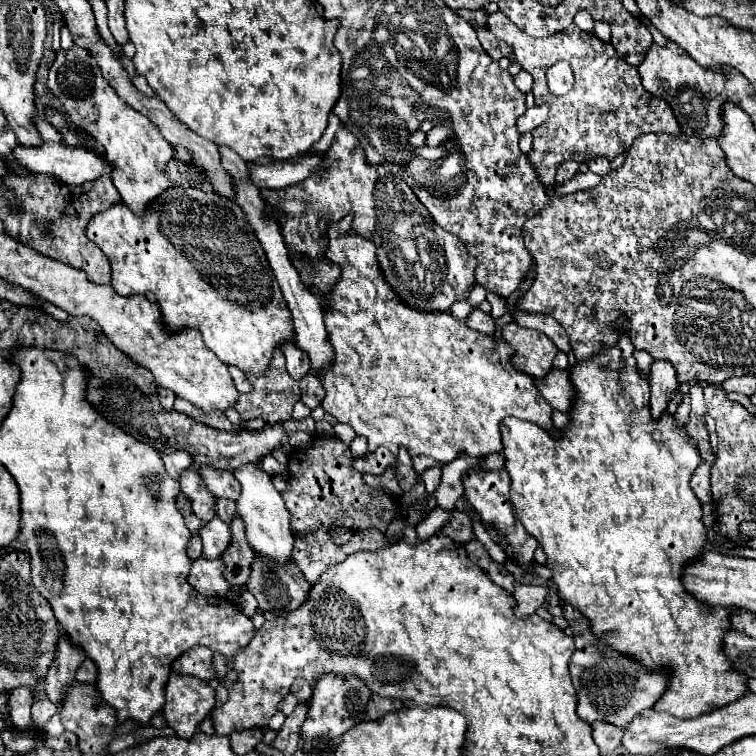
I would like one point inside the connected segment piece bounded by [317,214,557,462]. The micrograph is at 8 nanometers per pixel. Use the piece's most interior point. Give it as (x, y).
(422, 379)

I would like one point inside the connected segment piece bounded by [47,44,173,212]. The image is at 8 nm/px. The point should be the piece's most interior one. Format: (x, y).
(139, 153)

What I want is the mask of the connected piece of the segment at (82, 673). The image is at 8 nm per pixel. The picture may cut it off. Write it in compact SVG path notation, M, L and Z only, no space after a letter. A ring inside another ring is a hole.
M85 660L83 666L77 670L77 676L75 676L79 682L95 682L97 680L97 664L93 660Z

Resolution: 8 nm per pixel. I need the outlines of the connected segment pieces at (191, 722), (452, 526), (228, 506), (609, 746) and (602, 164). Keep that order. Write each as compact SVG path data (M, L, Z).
M171 672L165 684L163 716L181 738L189 740L195 734L197 724L213 710L213 706L215 692L207 682Z
M459 510L453 512L449 524L443 526L443 532L449 534L449 538L461 542L461 544L473 540L473 536L475 536L473 534L473 522L471 522L471 518L465 512L459 512Z
M215 498L215 512L217 512L217 516L221 518L221 520L229 520L231 516L235 516L237 514L237 510L235 510L235 502L231 502L231 500L219 500L219 498Z
M593 722L591 728L593 728L593 740L601 752L611 752L615 746L621 744L621 736L623 736L621 728L609 722Z
M599 156L599 158L591 160L587 166L589 166L591 172L595 172L595 174L599 174L599 176L605 176L605 174L611 170L611 168L609 168L609 160L607 160L605 156Z

